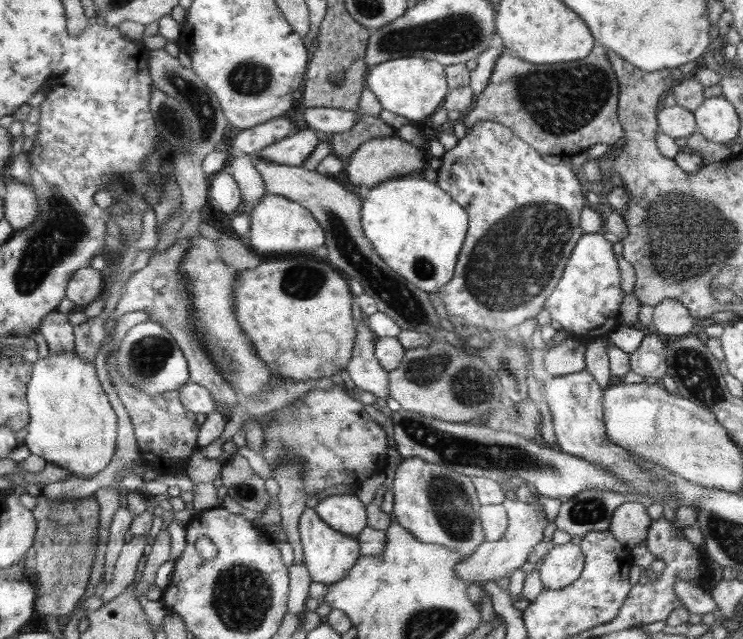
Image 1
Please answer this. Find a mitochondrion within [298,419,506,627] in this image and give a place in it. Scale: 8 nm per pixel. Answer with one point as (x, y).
(449, 498)

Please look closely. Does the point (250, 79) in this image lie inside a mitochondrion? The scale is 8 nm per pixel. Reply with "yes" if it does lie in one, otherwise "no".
yes

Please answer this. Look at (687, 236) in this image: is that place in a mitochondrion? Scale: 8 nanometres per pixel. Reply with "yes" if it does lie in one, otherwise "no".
yes

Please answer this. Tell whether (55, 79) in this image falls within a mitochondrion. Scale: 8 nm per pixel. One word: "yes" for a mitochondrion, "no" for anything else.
no

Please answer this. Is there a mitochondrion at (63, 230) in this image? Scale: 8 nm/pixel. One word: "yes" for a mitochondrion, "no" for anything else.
yes

